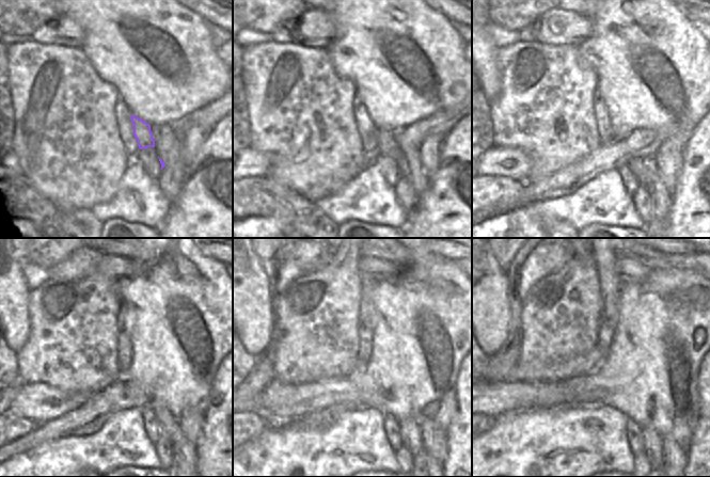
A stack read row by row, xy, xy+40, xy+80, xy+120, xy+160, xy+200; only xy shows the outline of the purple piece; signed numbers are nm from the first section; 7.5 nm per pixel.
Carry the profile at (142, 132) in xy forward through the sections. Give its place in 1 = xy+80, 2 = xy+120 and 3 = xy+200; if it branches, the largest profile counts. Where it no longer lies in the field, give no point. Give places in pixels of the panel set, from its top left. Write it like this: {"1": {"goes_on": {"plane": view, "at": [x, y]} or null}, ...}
{"1": {"goes_on": {"plane": "xy+80", "at": [636, 165]}}, "2": {"goes_on": {"plane": "xy+120", "at": [170, 428]}}, "3": {"goes_on": {"plane": "xy+200", "at": [652, 442]}}}

